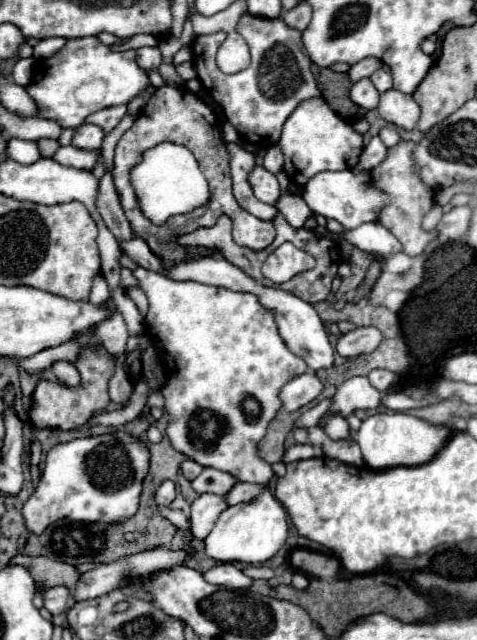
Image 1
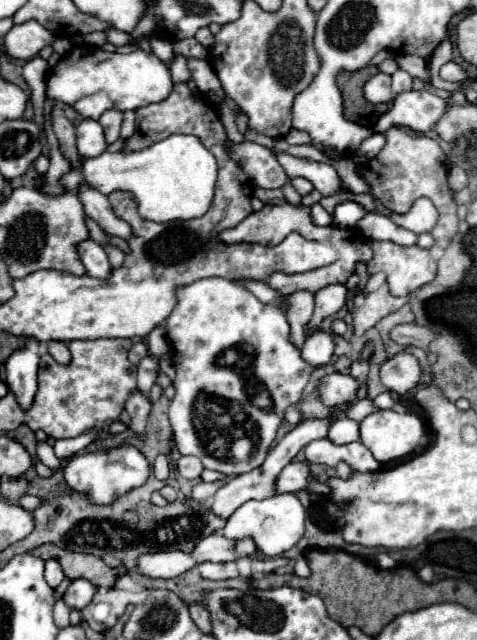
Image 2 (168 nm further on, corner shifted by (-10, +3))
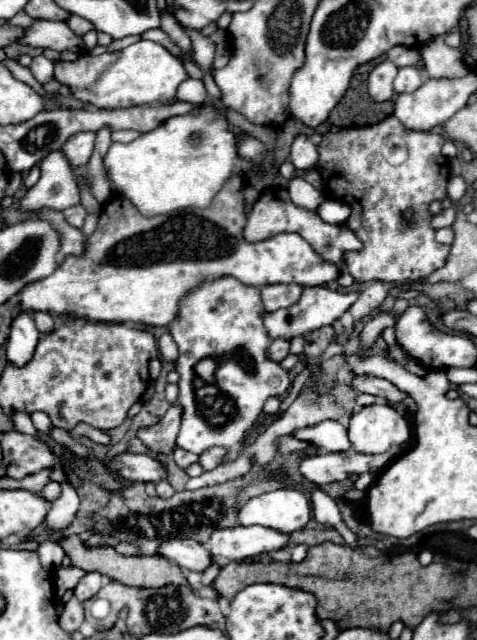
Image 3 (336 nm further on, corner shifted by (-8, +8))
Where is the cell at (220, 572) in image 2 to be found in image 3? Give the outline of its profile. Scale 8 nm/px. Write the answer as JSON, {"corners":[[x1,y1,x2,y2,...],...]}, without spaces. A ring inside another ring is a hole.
{"corners":[[175,538,175,540,163,542,159,548,159,554,179,564,179,568,195,570,195,572,203,572,213,564,211,552,203,544,189,538]]}

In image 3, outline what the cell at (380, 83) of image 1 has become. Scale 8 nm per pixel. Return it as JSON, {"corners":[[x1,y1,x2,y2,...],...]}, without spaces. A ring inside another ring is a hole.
{"corners":[[399,68,393,88,397,94,401,92,415,92,423,84,423,76,419,74,417,68]]}

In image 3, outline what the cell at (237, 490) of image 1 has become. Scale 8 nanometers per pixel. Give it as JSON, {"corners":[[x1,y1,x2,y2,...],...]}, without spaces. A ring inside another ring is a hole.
{"corners":[[355,450,343,452,343,454,319,454,309,456,299,462,299,472,303,478,307,478,313,484,329,484,329,482,341,482,349,474,363,474,363,472,379,472,387,466,387,462,393,458,393,452,387,454,359,454]]}

